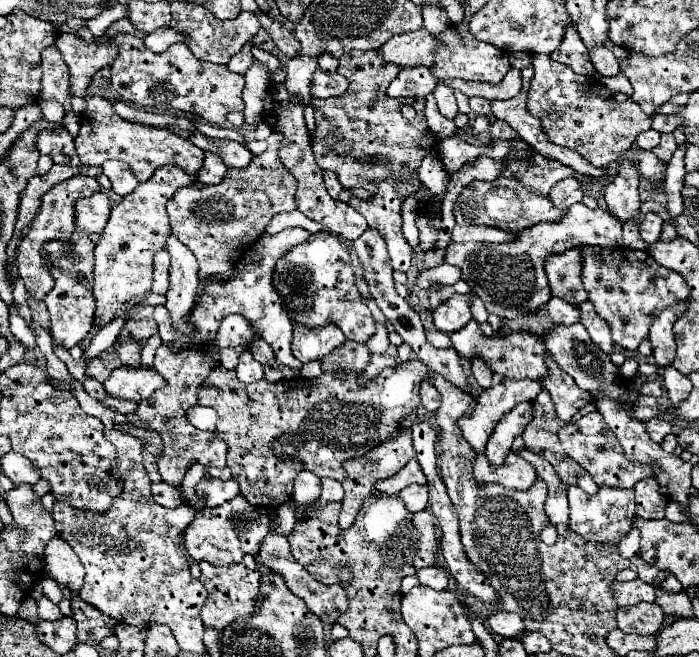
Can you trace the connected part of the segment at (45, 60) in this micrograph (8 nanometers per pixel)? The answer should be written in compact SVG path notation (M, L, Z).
M50 45L50 47L46 47L46 51L42 51L42 69L44 69L44 77L42 77L40 99L44 99L44 101L58 99L64 105L66 113L70 113L72 111L70 91L68 91L70 73L66 71L66 63L64 63L58 47Z

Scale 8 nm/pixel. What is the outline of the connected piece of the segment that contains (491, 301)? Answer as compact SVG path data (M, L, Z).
M582 203L572 205L566 215L558 221L544 221L538 223L534 227L528 227L524 231L518 233L518 239L510 241L510 243L456 243L450 241L448 249L446 249L446 263L454 265L462 271L462 279L472 287L472 291L486 303L486 309L498 317L506 317L506 319L516 319L516 317L524 317L536 309L540 309L542 305L548 303L550 295L550 287L548 287L548 279L546 279L546 271L544 271L544 261L546 255L558 255L562 251L568 251L572 247L578 245L600 245L600 247L610 247L610 249L618 249L622 247L622 223L618 219L614 219L606 209L588 209Z

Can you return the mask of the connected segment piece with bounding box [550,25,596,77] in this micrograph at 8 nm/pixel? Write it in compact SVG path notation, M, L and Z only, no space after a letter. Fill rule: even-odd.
M572 25L566 29L566 35L564 35L562 45L558 47L558 51L554 51L550 57L554 61L562 63L562 65L568 65L578 75L590 77L590 75L596 73L594 65L592 65L592 61L588 57L588 49L586 49L586 45L582 43L578 31Z

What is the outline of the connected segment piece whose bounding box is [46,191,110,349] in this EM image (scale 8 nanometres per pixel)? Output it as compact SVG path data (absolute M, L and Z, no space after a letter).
M94 193L86 199L78 199L74 205L74 233L62 245L62 255L54 261L54 269L62 271L64 277L54 277L54 287L46 295L46 307L52 321L52 337L64 349L78 345L92 331L94 325L94 295L92 295L92 267L94 247L102 235L110 217L110 201L104 193Z

